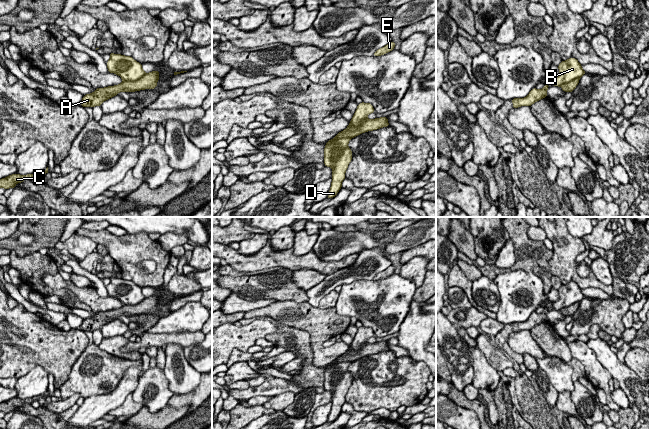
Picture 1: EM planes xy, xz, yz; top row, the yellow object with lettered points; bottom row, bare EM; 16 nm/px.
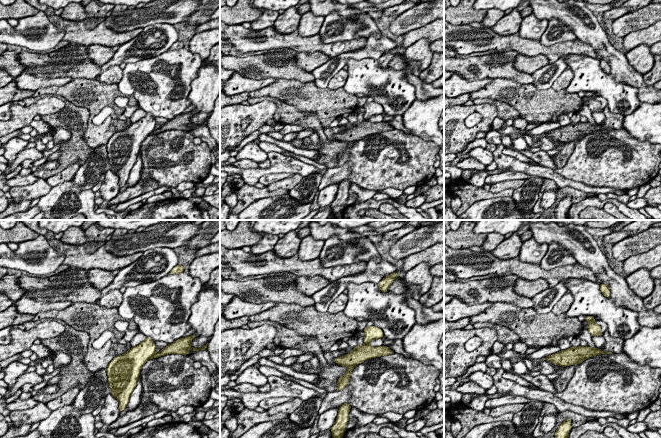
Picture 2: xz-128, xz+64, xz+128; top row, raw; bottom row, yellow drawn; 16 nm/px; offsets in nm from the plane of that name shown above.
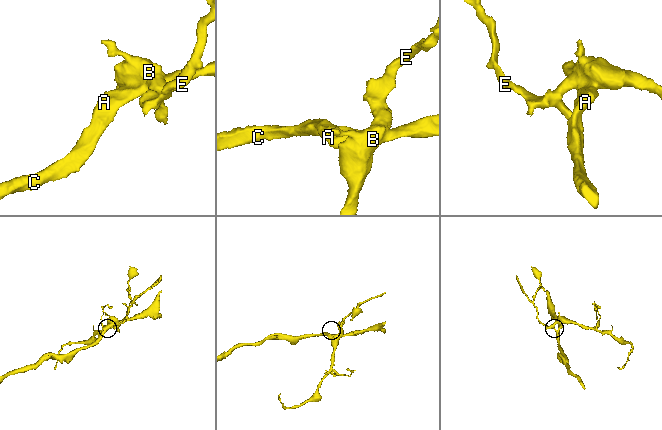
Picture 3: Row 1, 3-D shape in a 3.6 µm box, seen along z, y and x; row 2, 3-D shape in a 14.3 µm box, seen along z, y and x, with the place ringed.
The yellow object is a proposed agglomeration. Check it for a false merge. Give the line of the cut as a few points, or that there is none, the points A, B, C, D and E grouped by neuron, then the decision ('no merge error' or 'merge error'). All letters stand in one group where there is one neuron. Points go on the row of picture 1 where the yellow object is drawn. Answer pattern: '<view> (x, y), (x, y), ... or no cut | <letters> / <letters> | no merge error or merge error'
xy (146, 73), (135, 80), (123, 81) | A C / B D E | merge error

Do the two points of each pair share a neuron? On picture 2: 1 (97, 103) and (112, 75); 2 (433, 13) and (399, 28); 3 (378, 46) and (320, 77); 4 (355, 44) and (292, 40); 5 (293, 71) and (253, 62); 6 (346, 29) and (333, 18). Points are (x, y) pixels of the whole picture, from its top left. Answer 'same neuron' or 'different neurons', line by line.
1: different neurons
2: same neuron
3: same neuron
4: same neuron
5: same neuron
6: same neuron

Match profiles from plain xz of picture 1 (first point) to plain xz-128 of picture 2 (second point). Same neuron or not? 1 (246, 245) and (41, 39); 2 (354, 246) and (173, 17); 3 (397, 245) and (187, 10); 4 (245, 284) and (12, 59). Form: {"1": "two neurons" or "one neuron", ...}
{"1": "one neuron", "2": "one neuron", "3": "two neurons", "4": "two neurons"}

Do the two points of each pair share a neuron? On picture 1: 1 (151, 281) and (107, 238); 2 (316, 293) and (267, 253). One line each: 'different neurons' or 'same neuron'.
1: same neuron
2: different neurons

